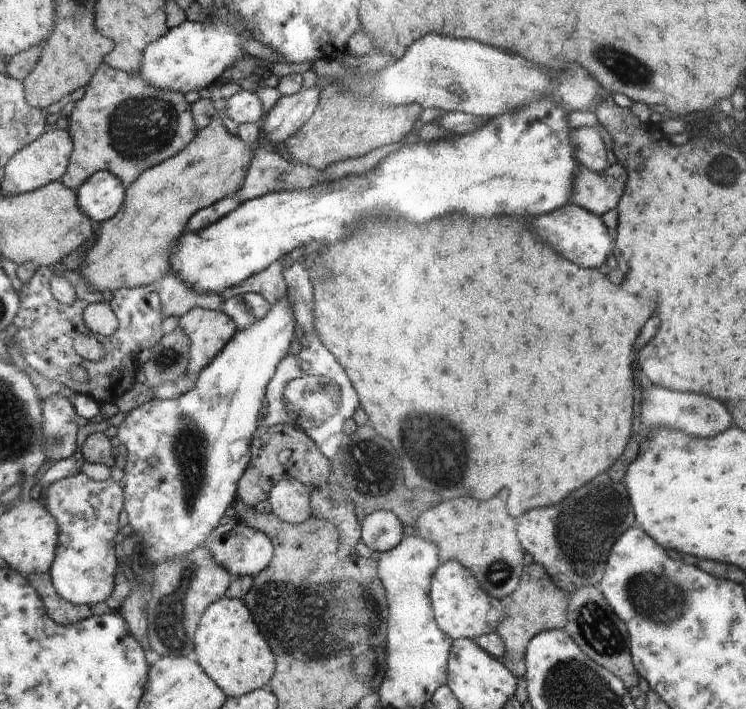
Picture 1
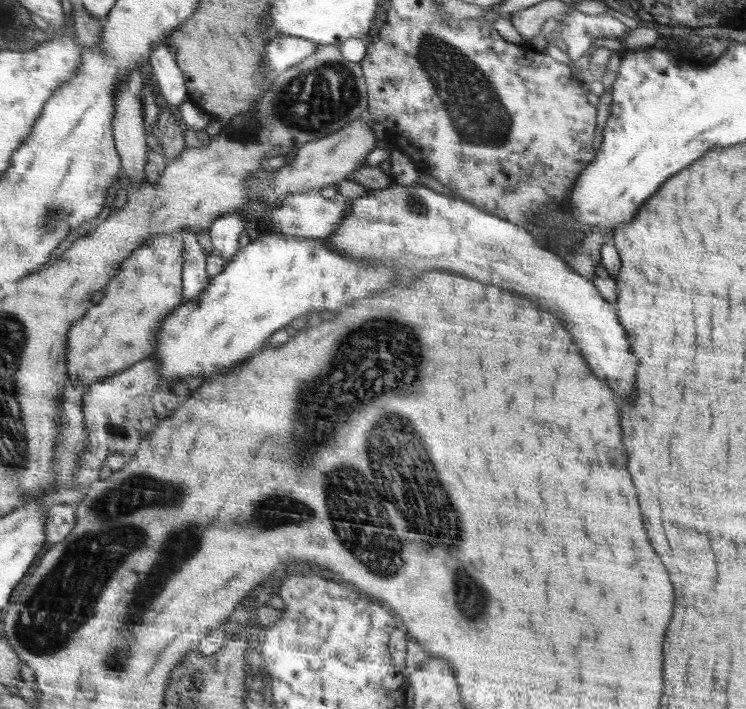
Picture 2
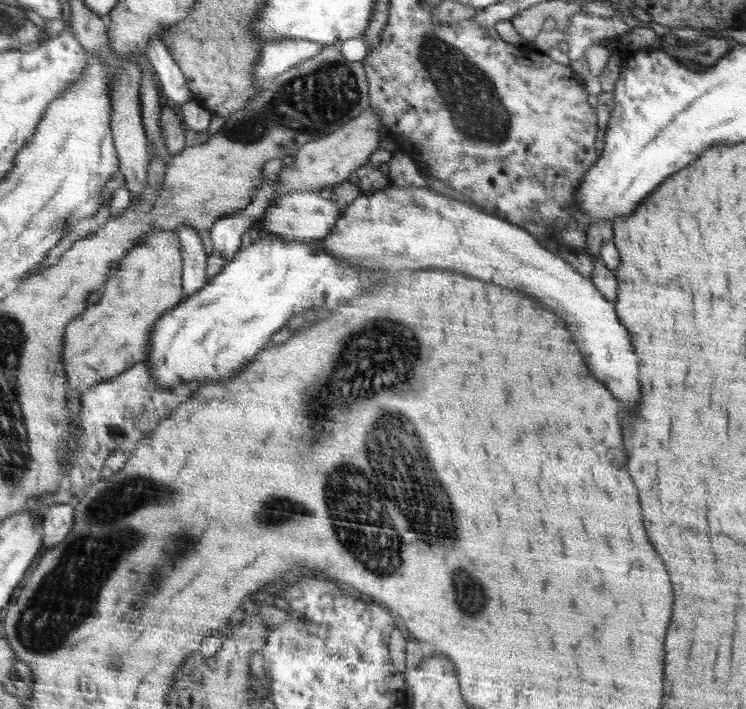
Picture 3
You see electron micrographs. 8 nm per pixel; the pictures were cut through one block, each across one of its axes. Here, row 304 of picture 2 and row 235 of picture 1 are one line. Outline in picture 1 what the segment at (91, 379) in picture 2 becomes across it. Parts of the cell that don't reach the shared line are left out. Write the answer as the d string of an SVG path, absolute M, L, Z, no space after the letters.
M219 112L210 121L208 126L201 128L201 132L198 133L198 136L193 138L193 140L189 142L189 145L186 146L182 152L175 154L169 159L166 159L166 162L155 166L153 169L147 170L132 186L128 187L128 198L126 199L126 204L122 207L121 212L118 213L116 217L101 223L100 228L96 232L97 235L95 236L95 239L89 246L87 246L87 249L85 250L85 254L83 256L85 260L82 262L82 266L78 268L78 272L81 272L81 275L85 281L89 283L90 287L93 287L100 292L111 290L113 293L115 293L120 289L143 287L160 282L170 270L170 260L172 260L173 246L177 244L182 234L185 233L185 228L189 224L190 217L196 215L200 210L206 208L207 206L212 206L214 202L220 201L221 198L230 197L239 191L245 182L247 173L249 172L248 166L251 165L250 160L253 160L252 149L240 137L231 135L226 130L223 123L223 112Z

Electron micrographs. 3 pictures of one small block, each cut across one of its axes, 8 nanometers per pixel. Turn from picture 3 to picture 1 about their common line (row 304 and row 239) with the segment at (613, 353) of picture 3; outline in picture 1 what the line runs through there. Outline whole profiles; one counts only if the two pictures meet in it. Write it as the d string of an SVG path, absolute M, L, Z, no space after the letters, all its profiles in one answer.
M573 203L562 206L560 210L554 210L550 214L534 218L532 224L534 224L538 236L542 240L546 240L550 246L554 246L554 250L558 250L558 254L566 254L566 258L570 258L570 262L578 262L588 268L598 268L614 252L614 240L610 236L609 228L605 226L601 218Z

